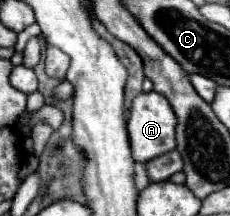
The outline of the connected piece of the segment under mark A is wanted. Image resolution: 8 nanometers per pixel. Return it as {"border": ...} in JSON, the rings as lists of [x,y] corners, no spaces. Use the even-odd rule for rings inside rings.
{"border":[[[152,90],[148,94],[142,92],[132,100],[130,118],[128,118],[128,136],[130,136],[130,144],[132,144],[132,156],[136,162],[148,162],[156,156],[162,156],[162,154],[174,150],[176,148],[174,130],[176,130],[176,116],[174,116],[174,110],[172,110],[170,102],[166,100],[166,96]]]}

